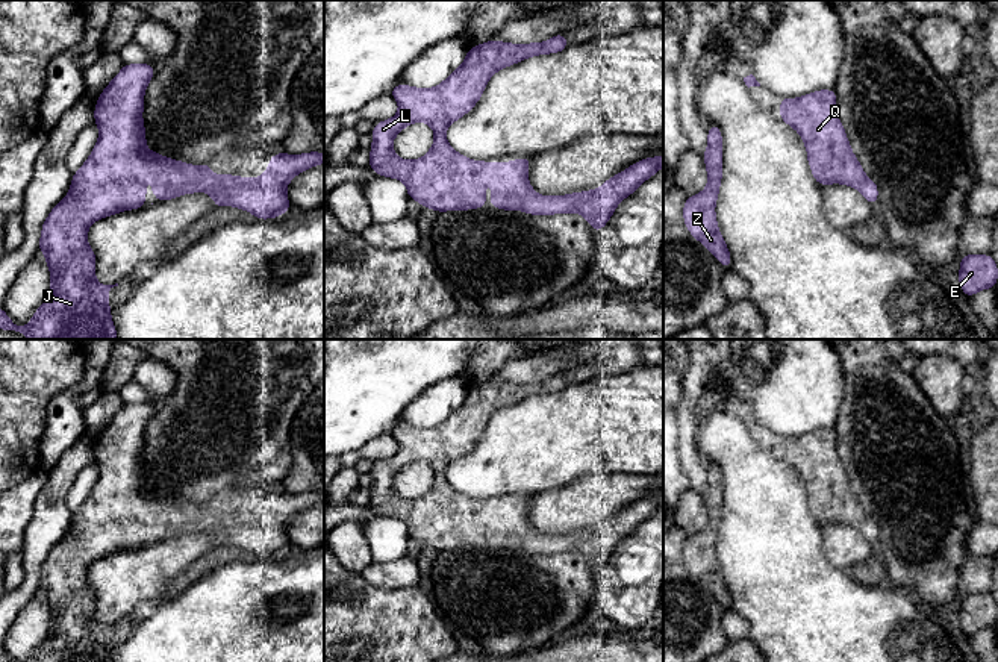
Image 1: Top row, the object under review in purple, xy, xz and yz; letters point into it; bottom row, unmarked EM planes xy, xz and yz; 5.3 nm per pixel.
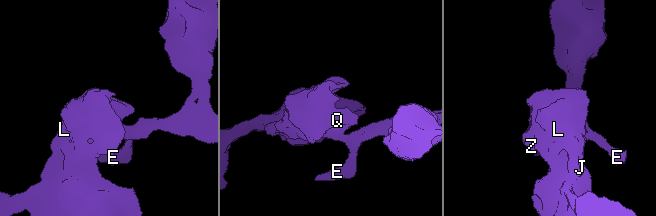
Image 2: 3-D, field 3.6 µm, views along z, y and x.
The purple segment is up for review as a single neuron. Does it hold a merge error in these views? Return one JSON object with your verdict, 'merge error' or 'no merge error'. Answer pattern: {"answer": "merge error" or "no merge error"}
{"answer": "no merge error"}

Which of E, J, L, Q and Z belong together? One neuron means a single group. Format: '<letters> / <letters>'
E J L Q Z

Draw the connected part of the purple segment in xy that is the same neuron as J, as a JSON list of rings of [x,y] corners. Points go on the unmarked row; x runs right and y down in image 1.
[[[124,403],[97,438],[94,462],[98,480],[83,504],[73,512],[68,533],[50,550],[42,562],[38,589],[44,592],[50,609],[50,632],[33,651],[29,662],[114,662],[111,656],[109,630],[115,624],[101,624],[95,618],[97,595],[88,583],[88,568],[95,561],[133,550],[145,542],[145,509],[151,507],[151,524],[156,541],[167,541],[183,533],[207,532],[215,547],[233,545],[244,548],[257,559],[277,557],[291,550],[288,523],[300,512],[324,503],[324,492],[301,494],[276,492],[262,517],[239,517],[235,514],[212,514],[211,501],[191,504],[161,495],[145,486],[144,433],[154,415],[151,403]]]

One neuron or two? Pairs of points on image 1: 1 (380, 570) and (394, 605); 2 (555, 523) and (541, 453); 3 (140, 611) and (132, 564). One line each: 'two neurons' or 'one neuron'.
1: two neurons
2: two neurons
3: two neurons

